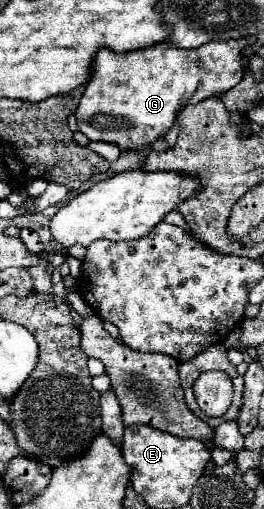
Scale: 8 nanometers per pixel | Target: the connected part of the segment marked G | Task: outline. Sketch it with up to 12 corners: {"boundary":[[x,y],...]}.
{"boundary":[[246,40],[104,52],[78,104],[90,140],[142,150],[232,90]]}

